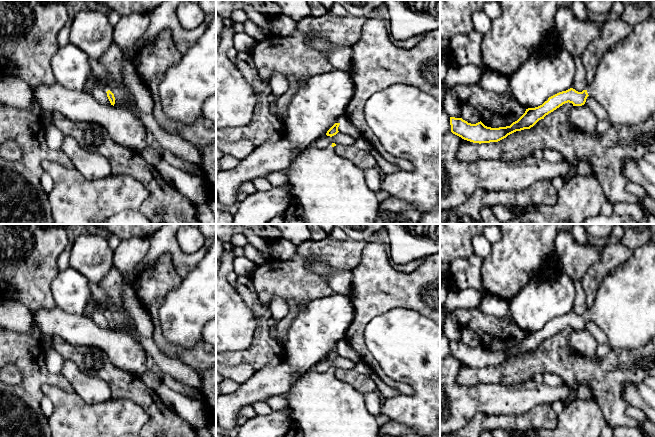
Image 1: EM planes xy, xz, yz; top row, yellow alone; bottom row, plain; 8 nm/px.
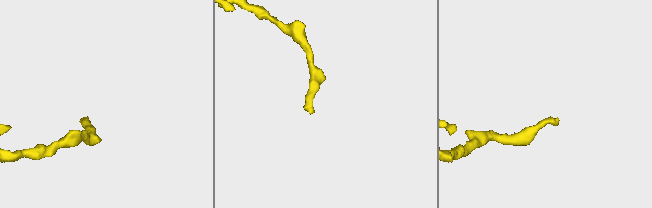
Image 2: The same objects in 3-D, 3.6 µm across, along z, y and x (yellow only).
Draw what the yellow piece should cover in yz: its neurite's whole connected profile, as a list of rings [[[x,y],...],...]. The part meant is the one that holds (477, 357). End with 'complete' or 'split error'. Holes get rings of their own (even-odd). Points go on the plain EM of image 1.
[[[648,242],[635,251],[623,264],[611,270],[597,288],[593,305],[582,316],[573,312],[548,322],[542,329],[526,333],[525,337],[510,350],[491,352],[481,345],[468,347],[462,342],[450,341],[451,356],[473,367],[498,366],[508,359],[530,353],[539,344],[565,327],[573,330],[585,328],[588,320],[593,321],[605,334],[612,350],[638,349],[646,345],[655,335],[655,243]]] | split error

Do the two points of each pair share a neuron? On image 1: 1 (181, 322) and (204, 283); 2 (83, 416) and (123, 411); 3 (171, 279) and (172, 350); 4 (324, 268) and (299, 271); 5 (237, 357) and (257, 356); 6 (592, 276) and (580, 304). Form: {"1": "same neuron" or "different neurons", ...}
{"1": "same neuron", "2": "same neuron", "3": "same neuron", "4": "different neurons", "5": "same neuron", "6": "different neurons"}

